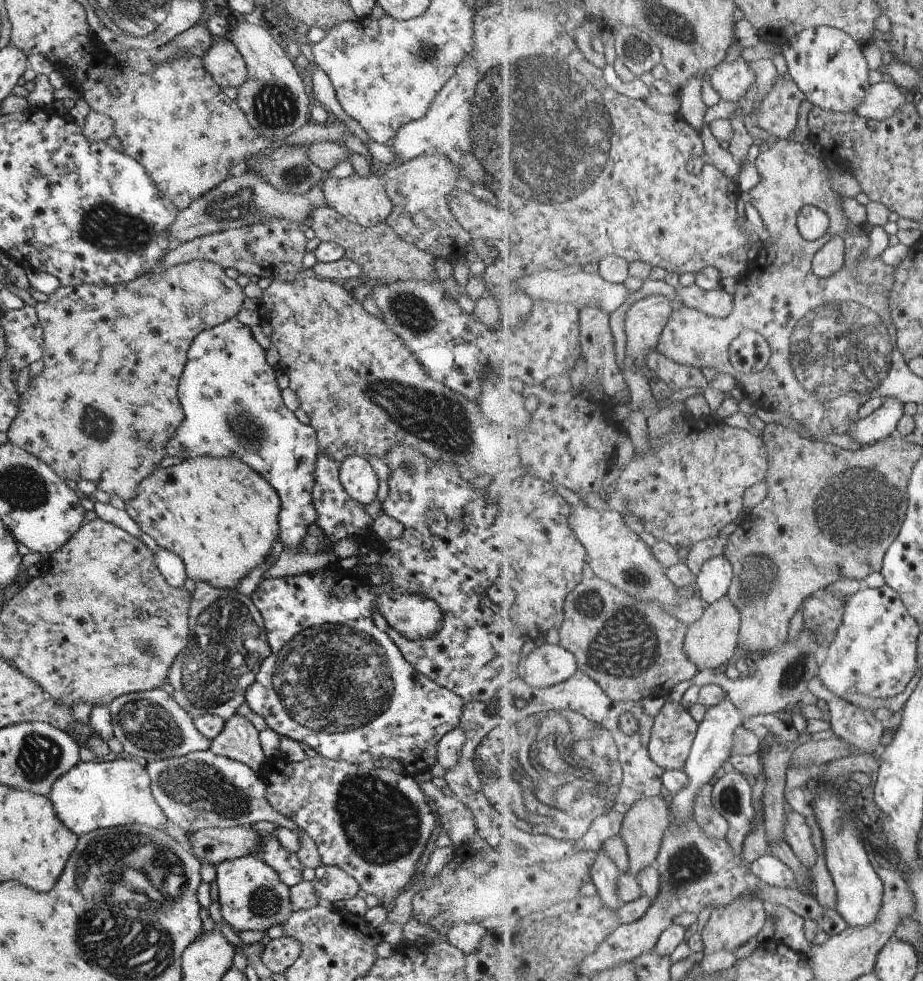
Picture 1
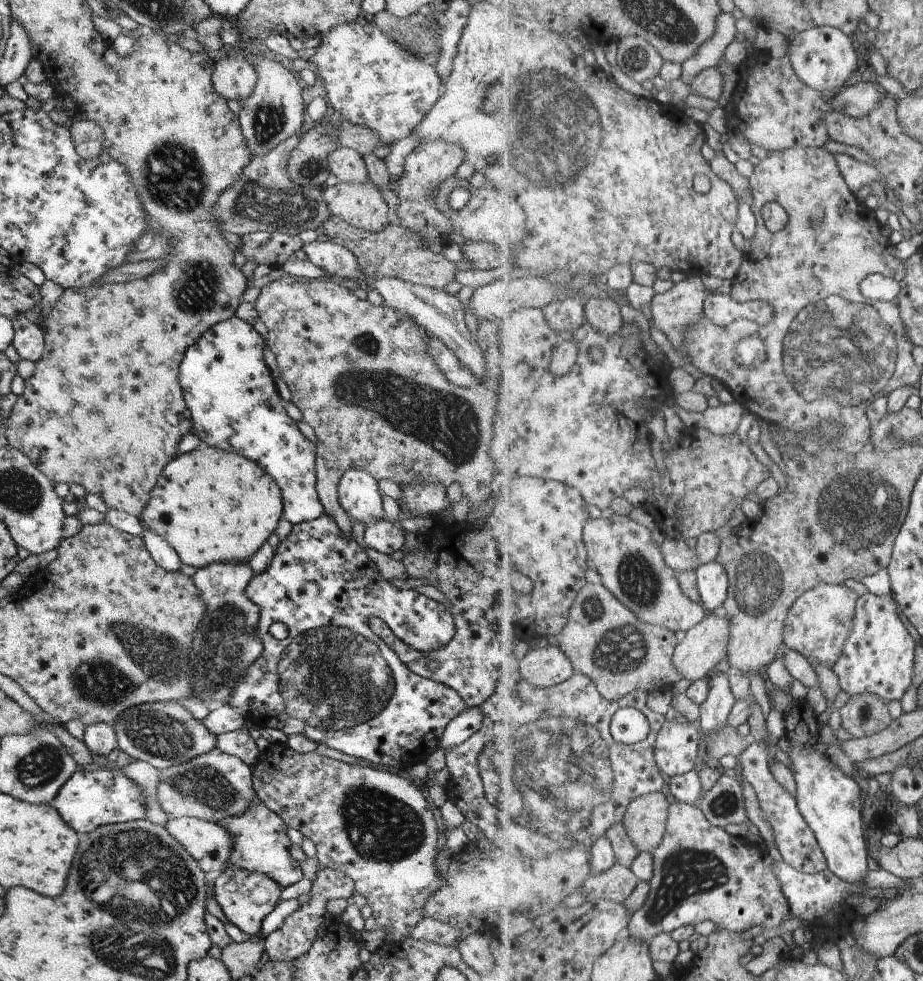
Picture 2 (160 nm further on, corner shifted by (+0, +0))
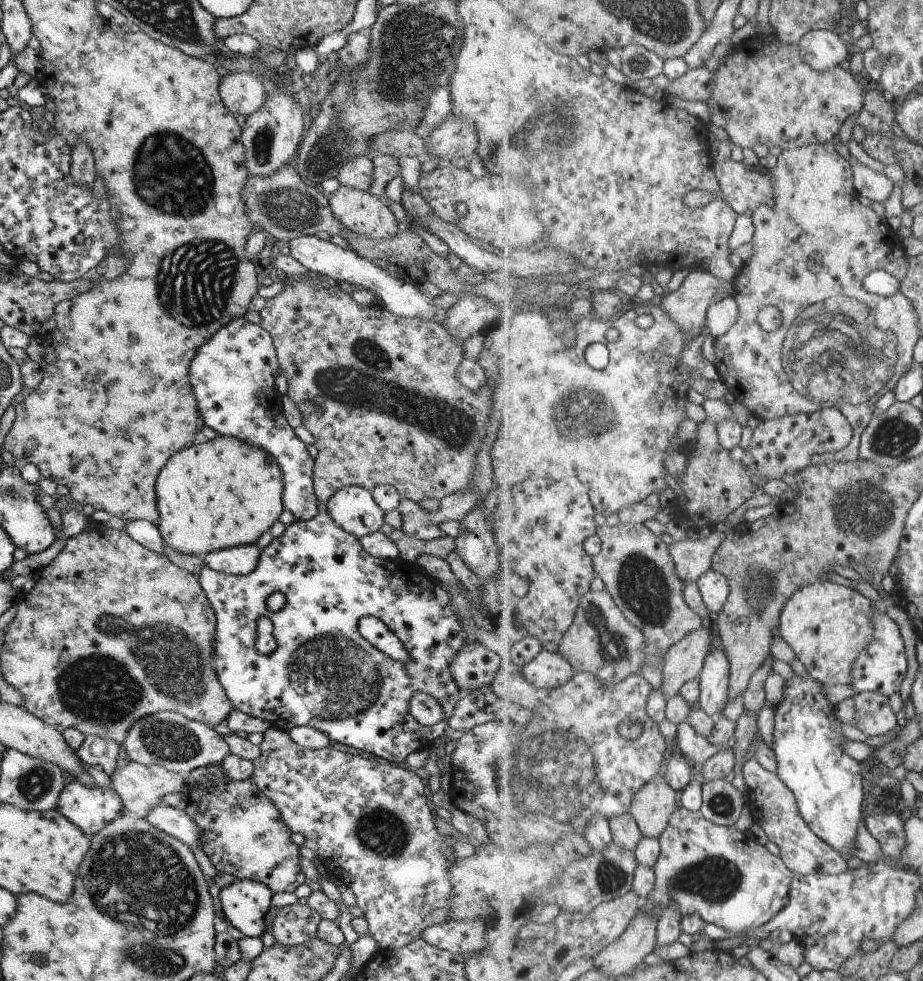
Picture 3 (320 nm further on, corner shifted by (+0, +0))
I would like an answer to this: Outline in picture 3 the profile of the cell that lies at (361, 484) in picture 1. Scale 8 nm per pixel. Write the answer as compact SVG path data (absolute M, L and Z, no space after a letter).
M363 487L340 488L325 506L334 524L356 539L378 531L383 524L384 513L373 502L370 491Z

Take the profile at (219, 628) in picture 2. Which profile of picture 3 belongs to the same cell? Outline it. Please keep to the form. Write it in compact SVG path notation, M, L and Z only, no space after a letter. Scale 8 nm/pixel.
M253 543L213 551L204 554L201 559L211 570L228 575L246 575L254 569L259 553Z

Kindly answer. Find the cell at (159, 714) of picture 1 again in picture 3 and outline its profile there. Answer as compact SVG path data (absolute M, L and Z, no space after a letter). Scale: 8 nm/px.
M163 711L141 717L130 726L122 755L142 765L159 765L167 770L186 775L197 767L219 764L230 754L226 740L209 725L201 721L190 721L181 713Z

